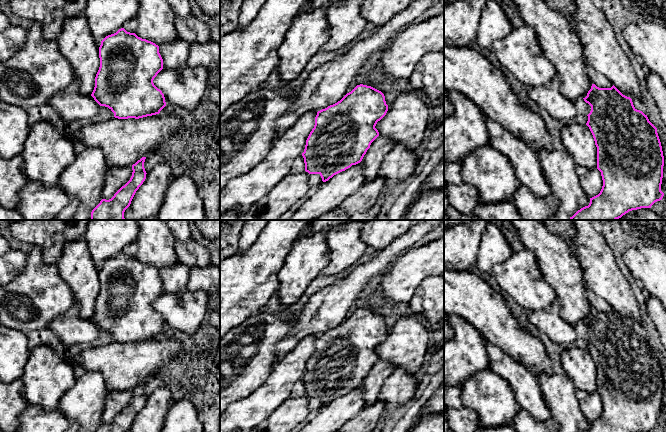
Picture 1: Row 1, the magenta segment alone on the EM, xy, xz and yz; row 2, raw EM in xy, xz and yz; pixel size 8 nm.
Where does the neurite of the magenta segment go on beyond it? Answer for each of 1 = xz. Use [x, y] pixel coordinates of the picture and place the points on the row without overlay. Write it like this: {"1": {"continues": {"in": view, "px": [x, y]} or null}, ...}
{"1": {"continues": null}}

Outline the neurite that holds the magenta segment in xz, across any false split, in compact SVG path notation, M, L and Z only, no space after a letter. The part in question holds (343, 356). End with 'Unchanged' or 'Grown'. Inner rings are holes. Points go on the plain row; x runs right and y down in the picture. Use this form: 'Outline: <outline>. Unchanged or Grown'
Outline: M363 308L357 309L337 327L318 335L314 352L302 377L305 395L309 398L319 398L322 405L326 406L334 399L360 387L371 367L379 360L375 350L387 335L384 318Z. Unchanged

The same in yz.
Outline: M592 308L583 323L591 330L586 349L597 371L597 393L603 404L600 417L583 432L651 432L664 420L661 415L664 380L657 352L614 309L599 312Z. Unchanged

